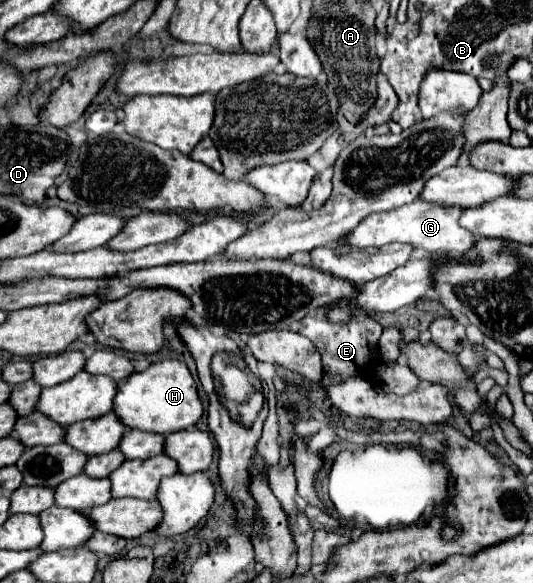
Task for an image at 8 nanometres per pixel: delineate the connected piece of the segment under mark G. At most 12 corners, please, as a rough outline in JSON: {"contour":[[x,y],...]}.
{"contour":[[418,201],[362,219],[350,247],[408,243],[462,255],[462,209]]}

